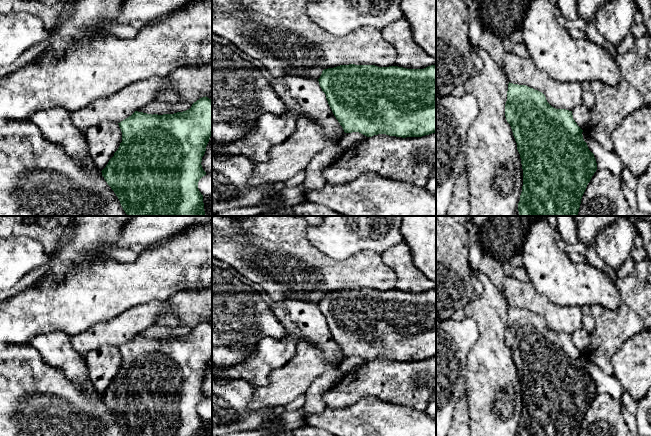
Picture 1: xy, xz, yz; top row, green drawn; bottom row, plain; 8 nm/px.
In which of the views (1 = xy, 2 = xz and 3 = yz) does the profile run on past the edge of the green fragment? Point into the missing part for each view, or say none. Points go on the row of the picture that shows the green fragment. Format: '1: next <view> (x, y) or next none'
1: next none
2: next none
3: next none

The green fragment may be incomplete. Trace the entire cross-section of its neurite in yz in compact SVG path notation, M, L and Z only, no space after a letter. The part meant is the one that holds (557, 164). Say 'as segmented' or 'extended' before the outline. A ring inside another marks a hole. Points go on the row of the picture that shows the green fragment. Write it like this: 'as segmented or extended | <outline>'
as segmented | M508 84L507 101L505 104L505 117L510 124L513 136L517 143L517 150L520 154L523 169L523 186L518 203L518 211L520 216L577 216L581 204L582 196L586 190L588 183L597 170L597 163L594 154L589 150L587 143L583 139L583 130L577 125L573 119L572 111L566 109L556 109L552 107L546 100L545 95L526 85Z

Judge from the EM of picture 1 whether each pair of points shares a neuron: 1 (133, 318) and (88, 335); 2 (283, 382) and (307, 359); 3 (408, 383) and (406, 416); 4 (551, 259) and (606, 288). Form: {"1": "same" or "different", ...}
{"1": "same", "2": "same", "3": "different", "4": "same"}

